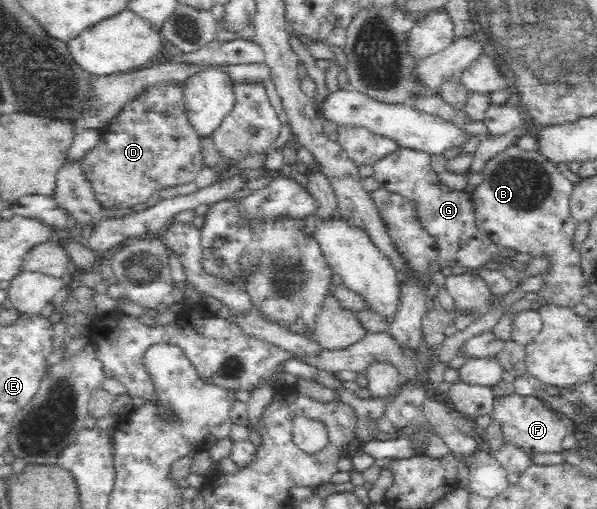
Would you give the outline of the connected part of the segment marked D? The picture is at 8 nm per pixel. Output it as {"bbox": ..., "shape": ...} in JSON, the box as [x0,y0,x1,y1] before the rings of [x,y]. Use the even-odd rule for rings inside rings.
{"bbox":[79,80,205,212],"shape":[[[162,80],[138,92],[99,130],[98,144],[86,155],[86,160],[79,168],[100,208],[126,212],[135,204],[148,203],[149,198],[157,190],[194,182],[205,165],[201,153],[201,136],[192,126],[189,113],[179,80]]]}

